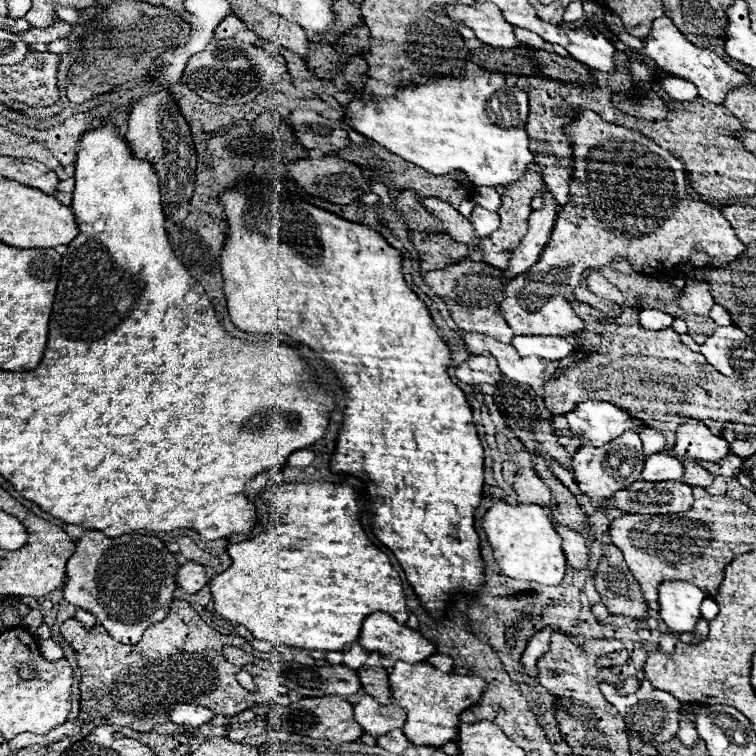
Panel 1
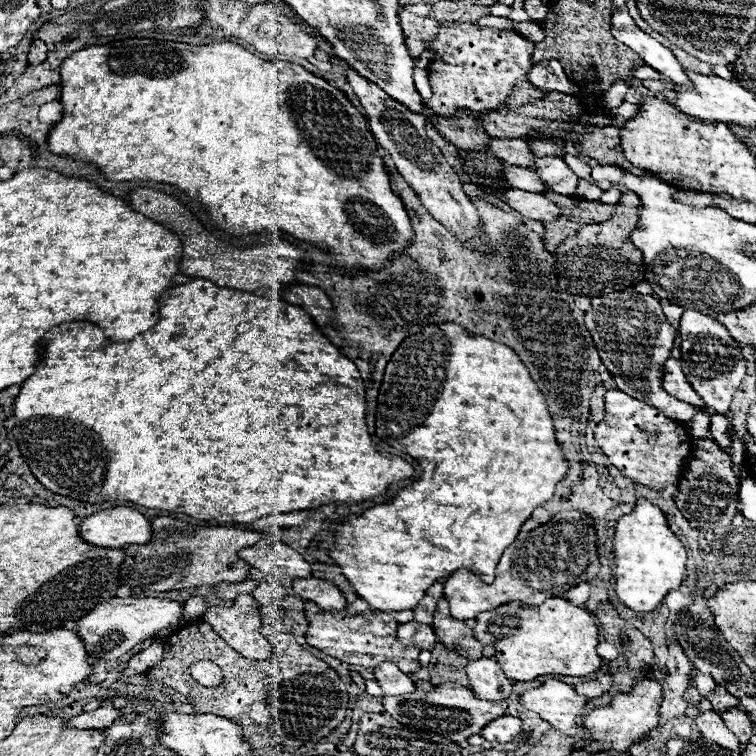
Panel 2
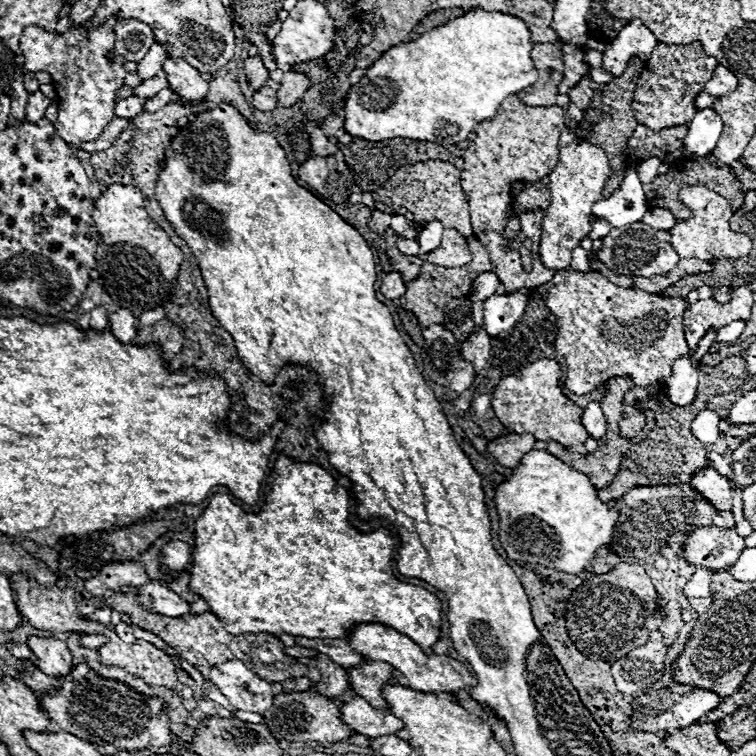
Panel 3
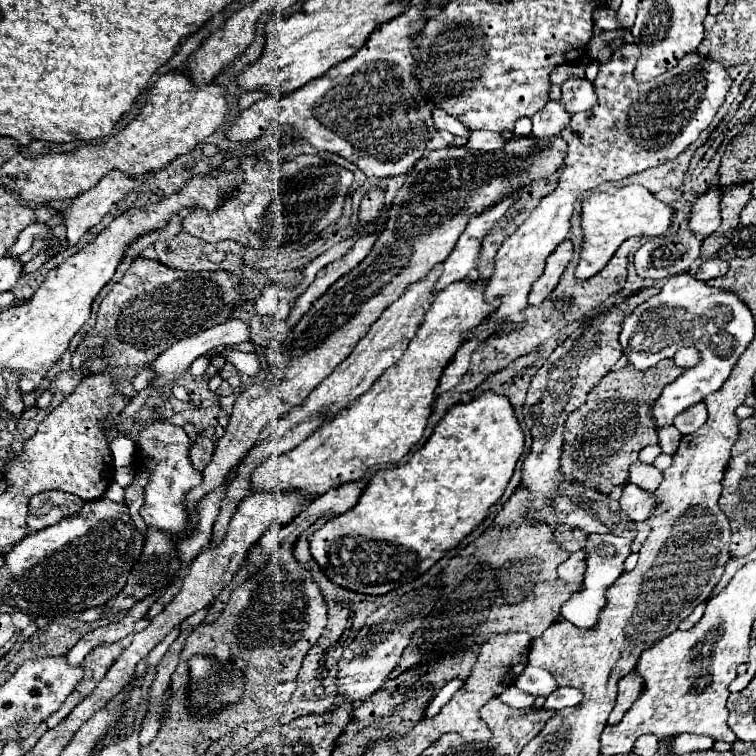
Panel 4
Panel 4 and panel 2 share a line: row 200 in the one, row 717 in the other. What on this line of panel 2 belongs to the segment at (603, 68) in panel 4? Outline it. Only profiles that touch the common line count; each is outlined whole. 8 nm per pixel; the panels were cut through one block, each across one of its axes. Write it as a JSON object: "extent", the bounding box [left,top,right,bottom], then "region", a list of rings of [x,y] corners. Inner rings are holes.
{"extent":[520,678,586,734],"region":[[[554,678],[546,680],[540,688],[526,690],[520,694],[520,704],[532,712],[536,712],[542,720],[550,722],[556,730],[564,734],[578,734],[580,726],[576,718],[582,714],[586,706],[586,698],[576,694],[576,690],[564,682]]]}

